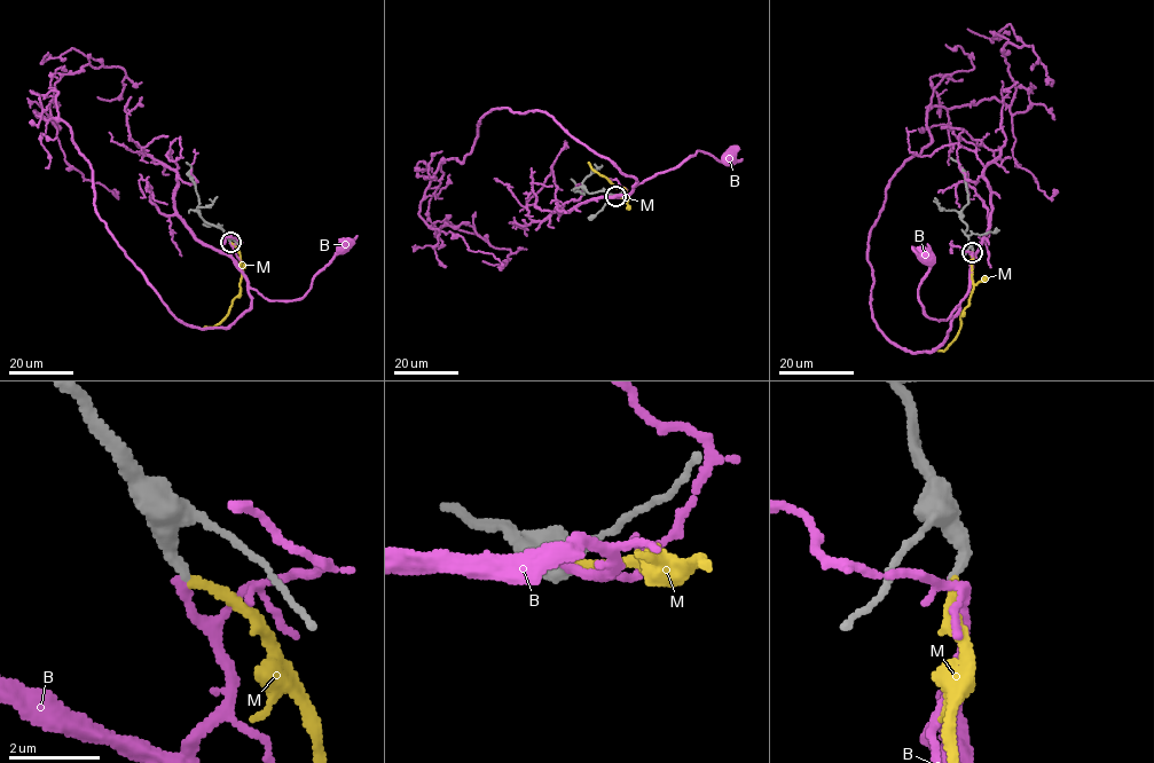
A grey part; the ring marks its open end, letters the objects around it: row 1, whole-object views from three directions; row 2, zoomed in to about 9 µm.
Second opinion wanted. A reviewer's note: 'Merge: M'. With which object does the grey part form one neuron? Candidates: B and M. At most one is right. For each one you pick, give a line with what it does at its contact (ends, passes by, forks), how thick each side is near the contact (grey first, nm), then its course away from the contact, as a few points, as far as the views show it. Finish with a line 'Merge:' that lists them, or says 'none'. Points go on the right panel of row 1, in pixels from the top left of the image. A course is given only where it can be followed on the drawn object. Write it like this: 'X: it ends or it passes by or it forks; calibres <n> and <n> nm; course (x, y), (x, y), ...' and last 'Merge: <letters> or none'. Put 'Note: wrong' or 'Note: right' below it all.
M: it ends; calibres 280 and 190 nm; course (972, 251), (973, 286), (970, 304), (960, 315), (957, 336), (943, 351), (932, 352)
Merge: M
Note: right

